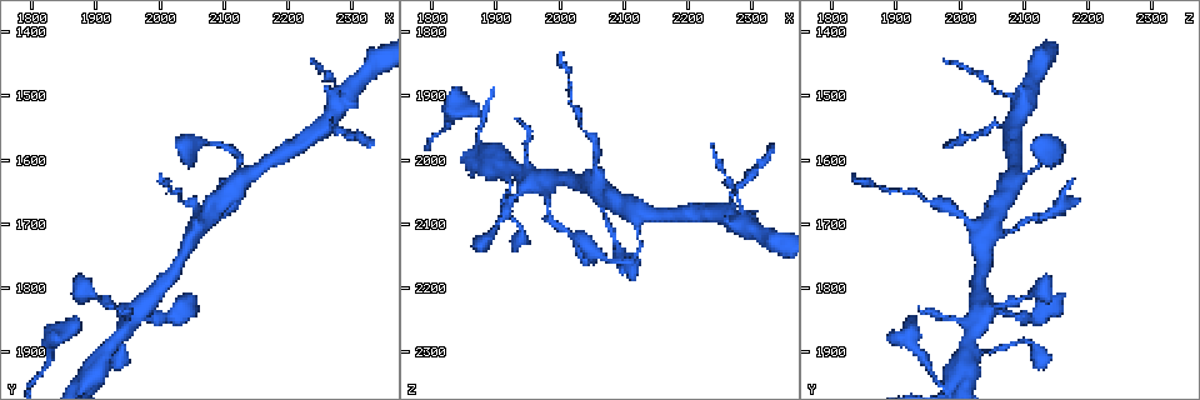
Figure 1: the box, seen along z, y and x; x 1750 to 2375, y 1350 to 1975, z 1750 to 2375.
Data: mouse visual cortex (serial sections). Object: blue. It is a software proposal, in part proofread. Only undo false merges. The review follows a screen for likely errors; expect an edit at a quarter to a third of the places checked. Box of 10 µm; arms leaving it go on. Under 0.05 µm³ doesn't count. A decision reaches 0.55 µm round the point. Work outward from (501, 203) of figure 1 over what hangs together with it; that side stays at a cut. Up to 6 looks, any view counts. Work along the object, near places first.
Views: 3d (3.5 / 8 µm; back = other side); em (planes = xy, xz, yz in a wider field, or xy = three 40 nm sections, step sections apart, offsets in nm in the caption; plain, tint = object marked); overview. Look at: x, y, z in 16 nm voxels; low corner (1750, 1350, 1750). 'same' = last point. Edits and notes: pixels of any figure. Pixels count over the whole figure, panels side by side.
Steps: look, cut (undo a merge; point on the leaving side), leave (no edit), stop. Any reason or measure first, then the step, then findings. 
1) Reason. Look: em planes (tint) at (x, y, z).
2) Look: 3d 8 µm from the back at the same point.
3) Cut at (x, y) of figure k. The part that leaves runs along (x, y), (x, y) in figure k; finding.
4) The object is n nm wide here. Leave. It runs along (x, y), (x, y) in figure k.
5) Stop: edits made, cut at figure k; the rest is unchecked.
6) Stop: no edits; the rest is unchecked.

Three arms meet. Look: 3d 8 µm at (1900, 1915, 2015).

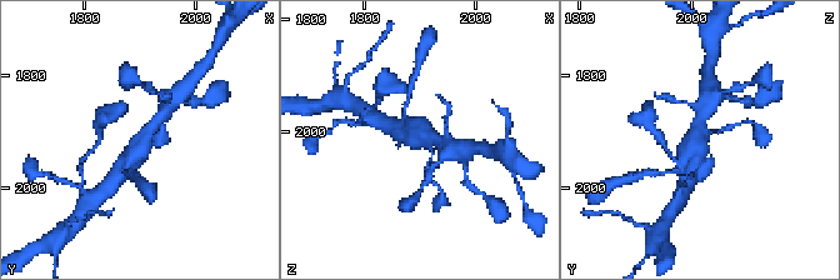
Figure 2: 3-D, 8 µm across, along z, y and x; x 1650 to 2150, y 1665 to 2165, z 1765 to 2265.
Look: em planes (tint) at the same point.

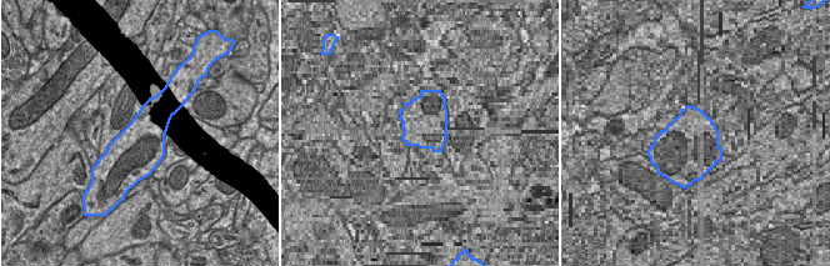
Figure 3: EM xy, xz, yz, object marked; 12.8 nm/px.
The arms are 150, 350, 500 nm wide. Leave. It runs along (726, 128), (704, 131), (691, 170) in figure 2; continuous, no second cell.

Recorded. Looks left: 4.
Thin arm on a thick one. Look: 3d 3.5 µm at (2055, 1705, 2045).

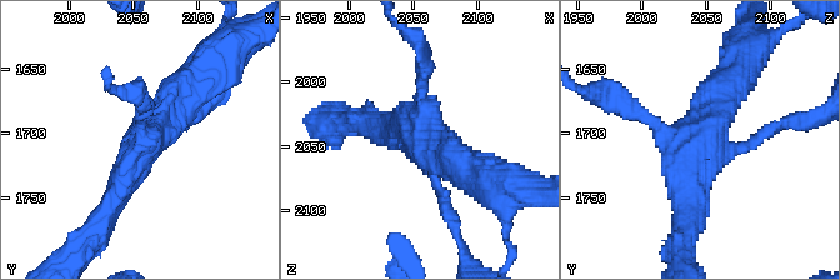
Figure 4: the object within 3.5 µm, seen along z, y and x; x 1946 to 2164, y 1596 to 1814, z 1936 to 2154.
4 arms meet here; the arms are 150, 150, 300, 450 nm wide. Look: em xy step 2 (tint) at (2056, 1708, 2044).

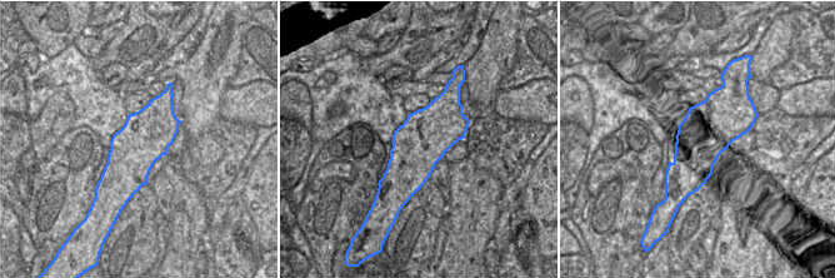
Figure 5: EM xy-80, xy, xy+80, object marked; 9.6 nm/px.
Look: em xy step 1 (tint) at the same point.

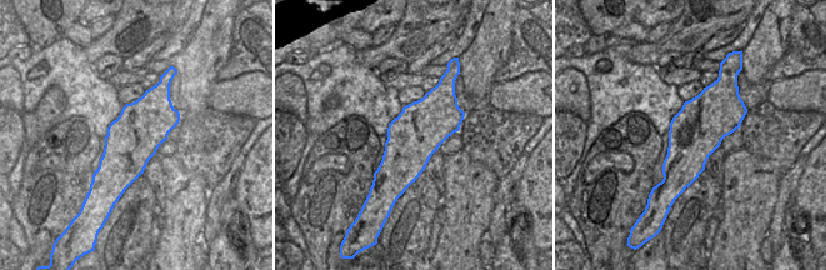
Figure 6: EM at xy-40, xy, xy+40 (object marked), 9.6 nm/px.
Cut at (424, 63) of figure 4. A second cell is stuck on.

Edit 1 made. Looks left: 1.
Stop: edits made, cut at figure 4; the rest is unchecked.

